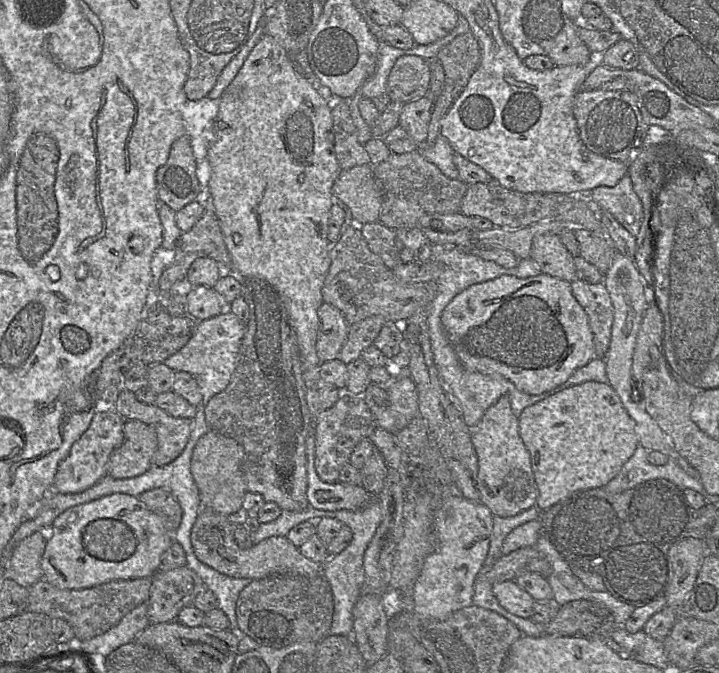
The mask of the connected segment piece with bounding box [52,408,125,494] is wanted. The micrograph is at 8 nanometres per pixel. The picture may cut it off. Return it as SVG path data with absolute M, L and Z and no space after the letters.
M102 408L97 411L89 427L73 443L68 455L59 464L52 491L64 494L80 493L103 478L106 475L106 466L111 453L123 442L124 421L113 408Z

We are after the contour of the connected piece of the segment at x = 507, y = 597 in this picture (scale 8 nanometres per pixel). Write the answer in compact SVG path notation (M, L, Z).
M514 580L493 583L492 591L499 604L509 613L531 618L535 600Z

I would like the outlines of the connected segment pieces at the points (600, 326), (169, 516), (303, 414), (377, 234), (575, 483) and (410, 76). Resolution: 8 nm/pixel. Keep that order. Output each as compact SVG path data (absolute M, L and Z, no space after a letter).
M576 279L571 282L571 288L573 296L587 314L589 326L593 334L594 356L605 358L611 341L613 323L613 306L609 293L603 282L588 284Z
M161 488L152 489L142 493L138 499L146 507L160 517L167 531L174 533L179 527L182 510L178 502L168 491Z
M258 277L242 279L242 297L249 308L238 356L238 363L228 386L213 396L205 406L209 430L237 441L244 449L243 479L248 492L257 493L265 502L273 502L281 511L301 512L308 505L306 438L312 429L312 417L306 402L301 358L295 329L279 294Z
M378 221L359 227L370 250L382 259L387 268L394 270L402 264L400 252L405 246L401 244L396 231Z
M587 381L557 392L533 405L526 407L518 418L520 437L525 444L531 459L531 466L537 485L536 506L540 511L545 511L571 493L580 489L604 487L621 470L624 463L632 456L638 446L638 438L635 432L635 421L628 415L621 400L609 383Z
M405 55L394 64L387 85L391 102L406 104L425 97L430 87L430 64L420 56Z

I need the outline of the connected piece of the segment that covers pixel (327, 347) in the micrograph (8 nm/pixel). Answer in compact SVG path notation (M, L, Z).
M322 303L317 310L319 330L316 341L316 353L321 363L338 359L344 345L349 324L342 312L328 304Z

